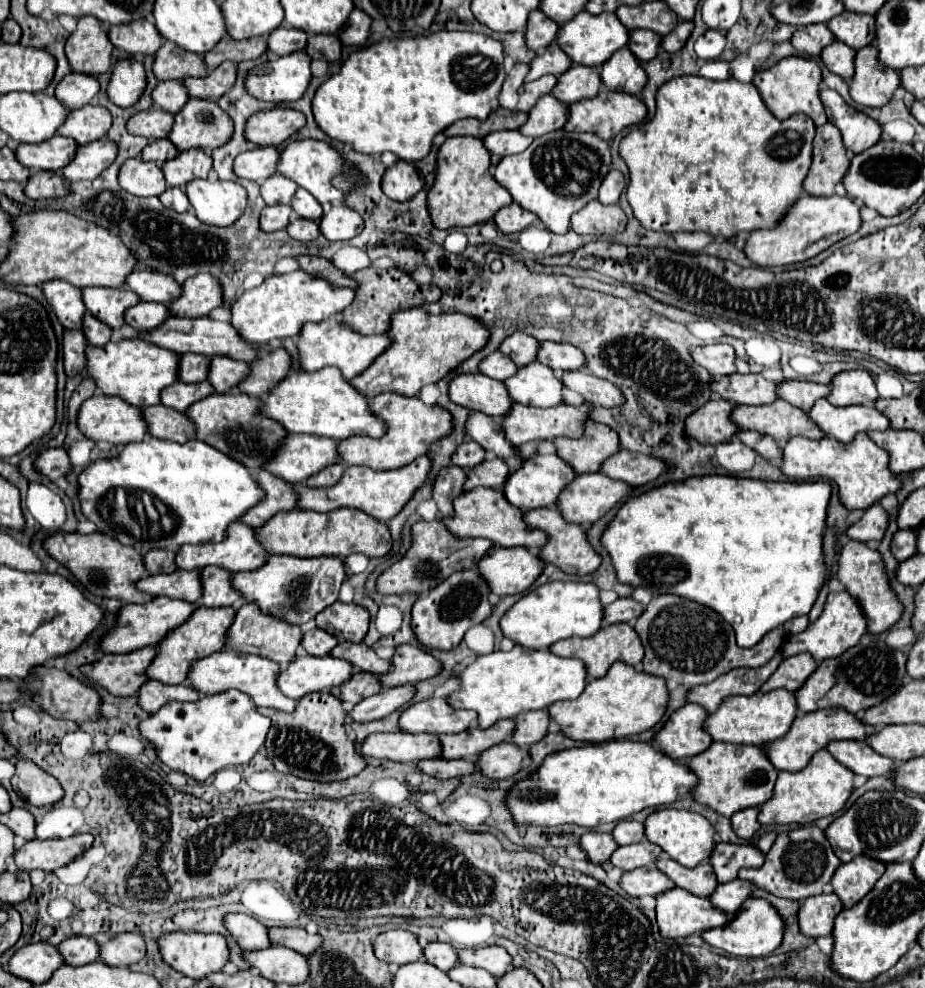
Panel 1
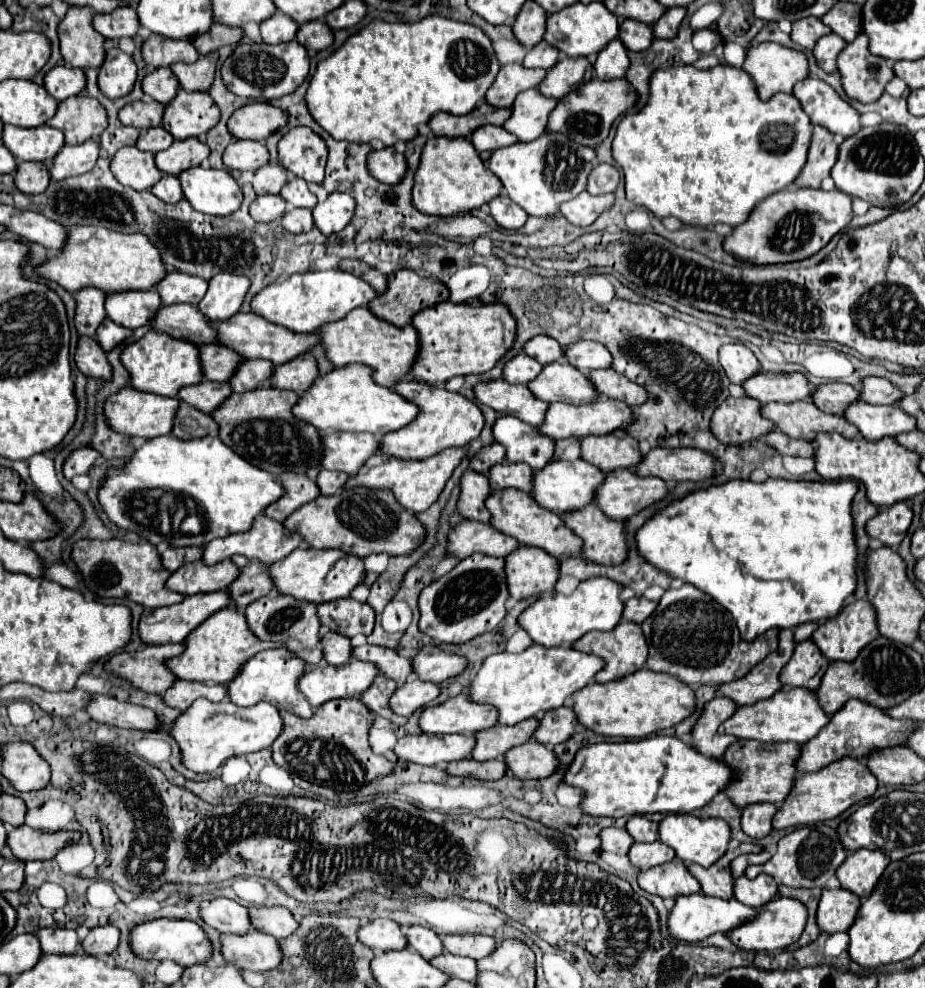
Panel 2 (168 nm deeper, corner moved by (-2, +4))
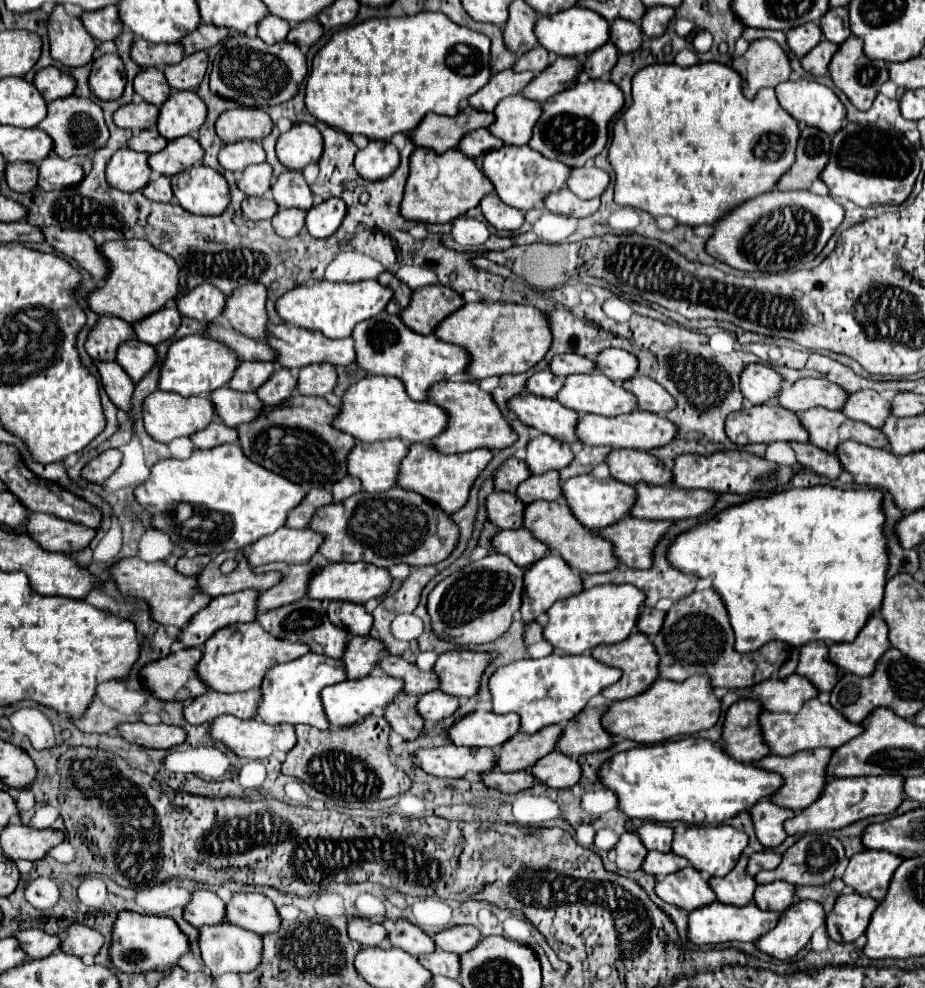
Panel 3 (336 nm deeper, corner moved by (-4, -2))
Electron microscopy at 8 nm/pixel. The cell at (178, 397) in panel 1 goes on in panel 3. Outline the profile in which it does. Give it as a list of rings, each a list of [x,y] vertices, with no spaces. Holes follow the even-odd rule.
[[[227,386],[217,388],[215,392],[211,392],[209,400],[215,404],[217,416],[229,428],[233,428],[237,424],[243,424],[243,422],[255,420],[255,416],[263,408],[263,402],[253,392],[249,392],[249,394],[235,392],[235,390],[227,388]]]

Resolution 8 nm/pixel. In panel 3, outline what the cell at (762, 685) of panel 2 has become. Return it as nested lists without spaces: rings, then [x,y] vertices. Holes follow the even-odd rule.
[[[791,674],[781,680],[773,676],[771,680],[755,684],[749,690],[751,690],[749,698],[759,700],[761,708],[769,712],[799,712],[805,700],[819,694],[813,688],[813,684],[799,674]]]

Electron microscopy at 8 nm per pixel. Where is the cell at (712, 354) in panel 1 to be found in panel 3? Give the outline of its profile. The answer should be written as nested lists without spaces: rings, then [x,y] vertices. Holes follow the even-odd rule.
[[[747,364],[739,374],[739,388],[749,404],[773,400],[781,388],[781,376],[765,364]]]

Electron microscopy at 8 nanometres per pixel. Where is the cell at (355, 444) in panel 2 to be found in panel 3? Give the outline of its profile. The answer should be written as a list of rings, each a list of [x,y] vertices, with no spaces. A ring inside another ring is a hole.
[[[381,440],[379,444],[357,442],[347,454],[347,472],[361,480],[365,492],[389,490],[395,486],[397,468],[407,448],[403,440]]]

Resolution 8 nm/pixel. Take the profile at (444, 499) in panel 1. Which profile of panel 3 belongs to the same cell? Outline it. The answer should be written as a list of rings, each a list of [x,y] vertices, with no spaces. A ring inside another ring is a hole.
[[[491,492],[485,500],[487,508],[487,518],[491,524],[503,528],[503,530],[513,530],[521,528],[523,522],[523,502],[511,496],[511,492]]]

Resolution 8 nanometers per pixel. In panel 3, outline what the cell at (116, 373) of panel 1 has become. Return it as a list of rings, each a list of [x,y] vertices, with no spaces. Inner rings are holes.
[[[199,334],[185,336],[181,340],[175,340],[165,356],[165,362],[159,370],[159,390],[165,392],[179,392],[181,396],[201,396],[209,394],[221,386],[227,386],[229,378],[233,376],[233,370],[237,368],[239,358],[223,348],[221,342],[215,342],[211,338],[203,338]]]

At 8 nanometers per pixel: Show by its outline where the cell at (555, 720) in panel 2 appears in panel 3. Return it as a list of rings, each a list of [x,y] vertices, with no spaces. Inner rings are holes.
[[[605,706],[583,708],[583,712],[579,712],[579,716],[575,716],[575,720],[569,720],[565,724],[557,750],[563,752],[565,756],[577,758],[581,754],[609,748],[611,736],[601,726],[603,712],[605,712]]]

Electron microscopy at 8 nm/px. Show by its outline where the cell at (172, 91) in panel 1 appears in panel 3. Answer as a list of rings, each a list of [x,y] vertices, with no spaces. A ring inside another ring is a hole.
[[[147,68],[147,70],[141,70],[137,76],[135,76],[135,92],[149,104],[155,104],[155,106],[163,106],[167,96],[171,94],[171,88],[163,76],[163,70],[159,68]]]

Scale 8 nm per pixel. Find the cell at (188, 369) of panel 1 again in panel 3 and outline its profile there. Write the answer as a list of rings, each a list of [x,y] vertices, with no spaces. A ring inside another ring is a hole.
[[[239,362],[239,368],[233,372],[229,386],[239,392],[255,392],[275,370],[275,364],[263,364],[263,362]]]

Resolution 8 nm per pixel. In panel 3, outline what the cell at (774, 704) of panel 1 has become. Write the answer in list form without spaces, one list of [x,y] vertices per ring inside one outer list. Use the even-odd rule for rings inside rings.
[[[819,698],[807,700],[799,712],[763,712],[759,714],[759,724],[763,732],[763,742],[771,748],[771,754],[791,756],[799,750],[813,750],[813,748],[839,748],[841,744],[849,742],[857,734],[861,734],[863,726],[845,720],[831,704],[823,704]]]

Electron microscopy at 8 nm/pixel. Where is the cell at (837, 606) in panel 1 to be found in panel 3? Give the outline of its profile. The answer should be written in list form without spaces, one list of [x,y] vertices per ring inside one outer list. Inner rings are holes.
[[[871,616],[861,628],[859,638],[851,644],[831,644],[829,658],[835,666],[857,676],[869,676],[879,656],[889,648],[887,624],[879,616]]]

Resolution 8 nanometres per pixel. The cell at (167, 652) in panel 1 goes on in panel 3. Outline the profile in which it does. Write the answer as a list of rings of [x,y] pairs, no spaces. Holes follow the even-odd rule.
[[[257,622],[235,624],[235,626],[231,624],[227,628],[221,628],[219,632],[215,632],[215,636],[211,636],[211,640],[207,640],[207,644],[203,646],[201,662],[199,662],[199,666],[195,666],[195,672],[205,682],[205,686],[211,690],[245,692],[251,688],[259,688],[263,674],[273,664],[295,660],[307,652],[309,652],[307,644],[293,644],[293,642],[275,640]]]

